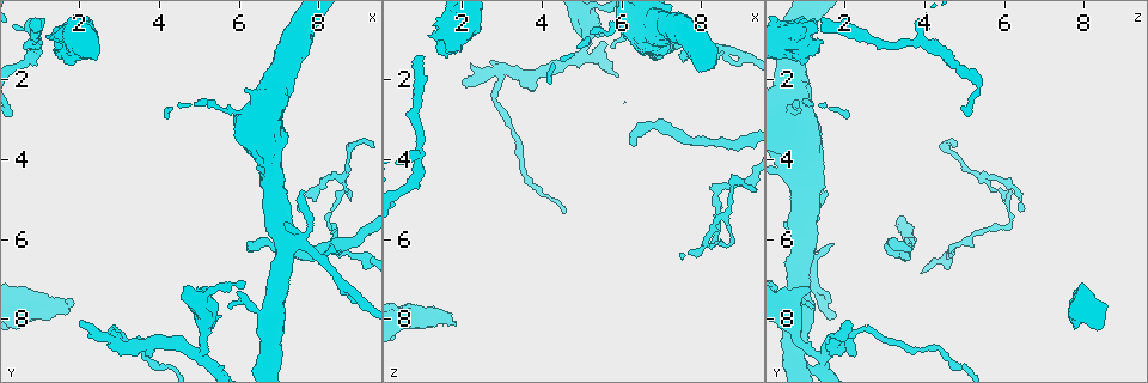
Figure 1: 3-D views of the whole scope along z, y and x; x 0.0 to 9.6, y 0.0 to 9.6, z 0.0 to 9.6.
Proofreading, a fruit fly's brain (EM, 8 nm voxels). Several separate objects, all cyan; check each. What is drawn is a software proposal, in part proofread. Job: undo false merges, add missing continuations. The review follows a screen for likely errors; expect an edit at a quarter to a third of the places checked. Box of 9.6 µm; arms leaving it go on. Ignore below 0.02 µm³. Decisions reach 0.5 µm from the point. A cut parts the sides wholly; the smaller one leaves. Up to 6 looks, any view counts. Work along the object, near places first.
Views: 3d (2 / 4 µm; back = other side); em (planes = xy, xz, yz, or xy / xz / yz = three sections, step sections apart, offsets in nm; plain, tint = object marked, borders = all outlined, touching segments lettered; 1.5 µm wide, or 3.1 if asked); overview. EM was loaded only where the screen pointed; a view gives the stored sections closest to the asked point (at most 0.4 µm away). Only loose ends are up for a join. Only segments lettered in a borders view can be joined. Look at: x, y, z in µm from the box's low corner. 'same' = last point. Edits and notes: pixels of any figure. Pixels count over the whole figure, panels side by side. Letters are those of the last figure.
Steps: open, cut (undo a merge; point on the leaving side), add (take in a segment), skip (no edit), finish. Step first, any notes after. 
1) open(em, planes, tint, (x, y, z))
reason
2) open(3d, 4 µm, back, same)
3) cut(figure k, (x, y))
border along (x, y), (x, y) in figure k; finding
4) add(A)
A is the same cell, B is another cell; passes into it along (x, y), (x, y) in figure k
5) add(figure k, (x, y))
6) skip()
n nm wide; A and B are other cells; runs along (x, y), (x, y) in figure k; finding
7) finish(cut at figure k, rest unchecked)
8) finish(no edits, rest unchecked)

open(3d, 2 µm, back, (6.25, 6.20, 3.65))
free end

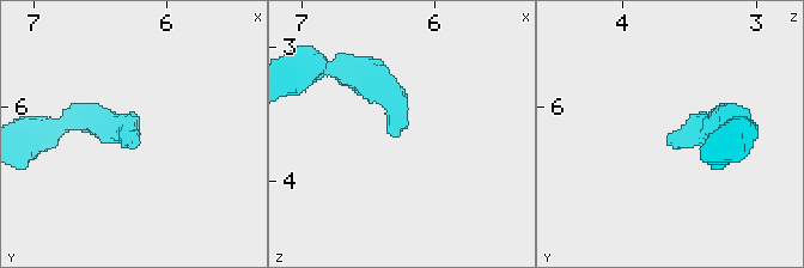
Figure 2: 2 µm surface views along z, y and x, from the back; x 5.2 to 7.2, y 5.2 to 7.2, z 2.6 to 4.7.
open(em, 3.1 µm, xy, step 8, tint, (6.26, 6.26, 3.68))

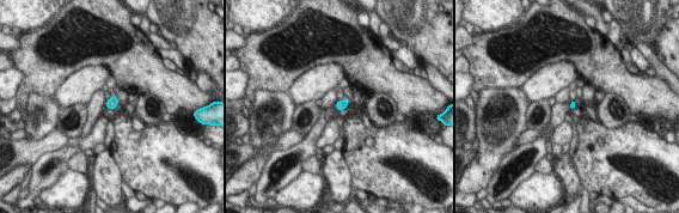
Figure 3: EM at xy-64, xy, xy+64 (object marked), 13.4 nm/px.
open(em, 3.1 µm, xy, step 8, borders, same)
what lies round it

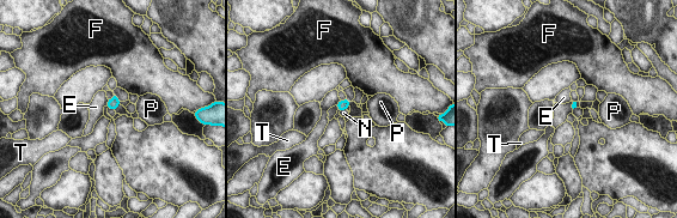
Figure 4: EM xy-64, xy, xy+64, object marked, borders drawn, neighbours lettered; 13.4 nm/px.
add(T)
N touches over 110 nm; T is the same cell, E, F, N and P are other cells; passes into it along (342, 104), (339, 108), (331, 111) in figure 4; the cell continues

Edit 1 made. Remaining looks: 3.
open(em, yz, step 4, plain, (7.45, 6.10, 1.10))
four-way junction

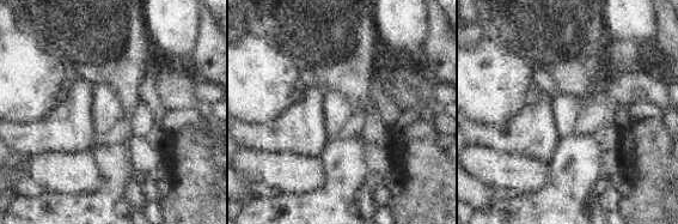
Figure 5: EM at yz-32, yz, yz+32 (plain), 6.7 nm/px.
open(em, yz, step 4, tint, same)
with the object marked

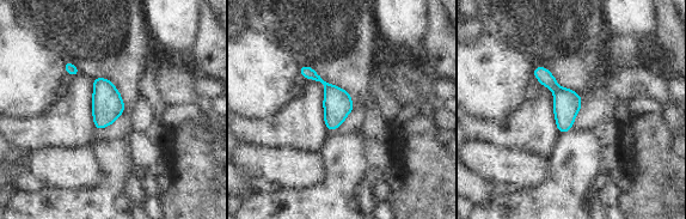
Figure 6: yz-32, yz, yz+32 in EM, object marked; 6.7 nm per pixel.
open(em, yz, step 4, borders, same)
see the neighbours

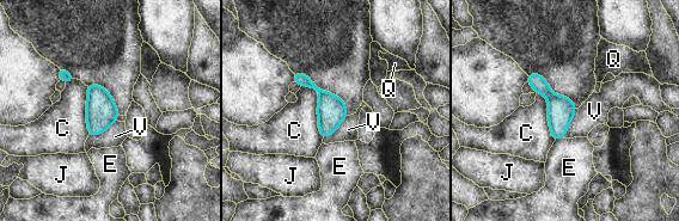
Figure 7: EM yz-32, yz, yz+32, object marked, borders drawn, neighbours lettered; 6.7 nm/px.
cut(figure 7, (538, 83))
190 nm wide; C, E, J, Q and V are other cells; border along (552, 93), (548, 99) in figure 7; two cells meet here

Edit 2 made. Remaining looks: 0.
finish(add at figure 4, cut at figure 7, rest unchecked)

